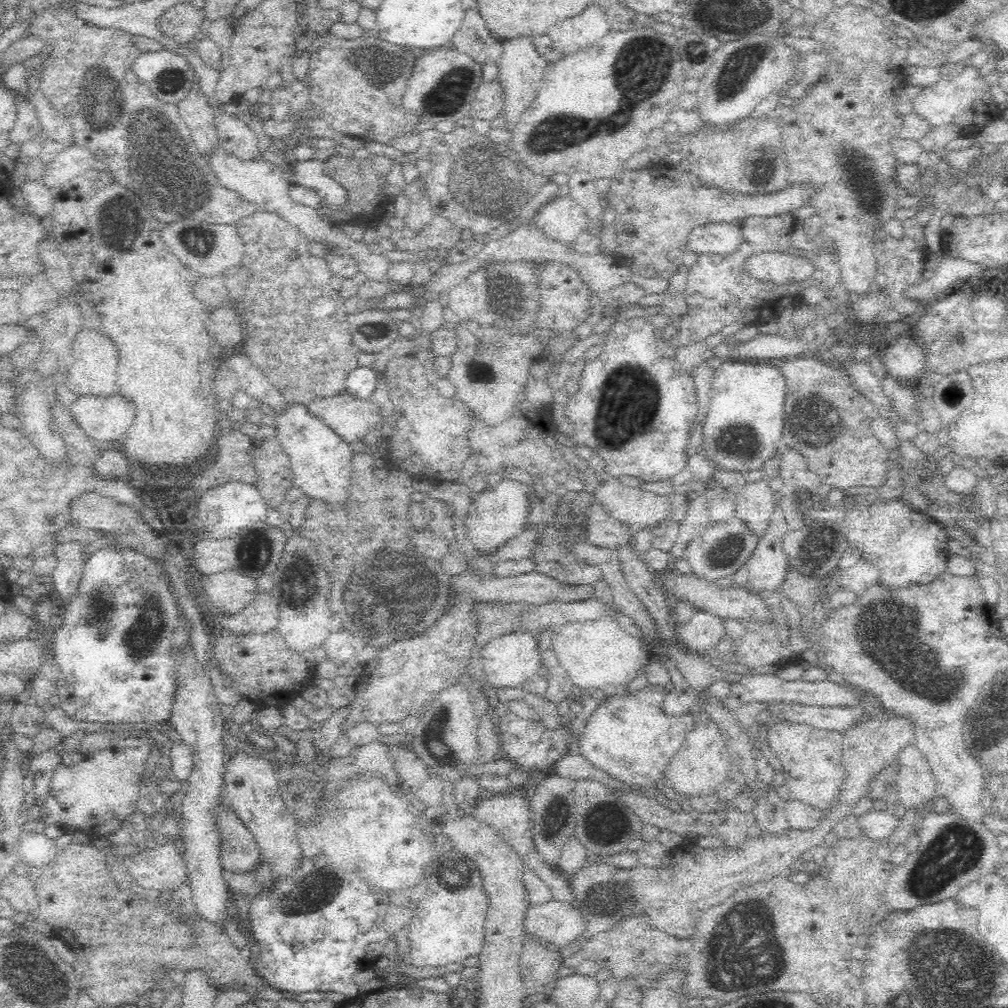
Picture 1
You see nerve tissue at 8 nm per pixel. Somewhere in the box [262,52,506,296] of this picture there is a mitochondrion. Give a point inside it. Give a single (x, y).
(390, 69)

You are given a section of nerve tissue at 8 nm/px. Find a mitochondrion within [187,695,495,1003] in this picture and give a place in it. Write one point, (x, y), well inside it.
(314, 895)

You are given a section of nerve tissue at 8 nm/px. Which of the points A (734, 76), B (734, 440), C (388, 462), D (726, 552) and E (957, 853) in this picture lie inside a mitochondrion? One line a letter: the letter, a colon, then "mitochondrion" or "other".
A: mitochondrion
B: mitochondrion
C: other
D: mitochondrion
E: mitochondrion

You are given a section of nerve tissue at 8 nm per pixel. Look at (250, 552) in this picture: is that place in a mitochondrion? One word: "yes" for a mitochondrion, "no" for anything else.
yes

